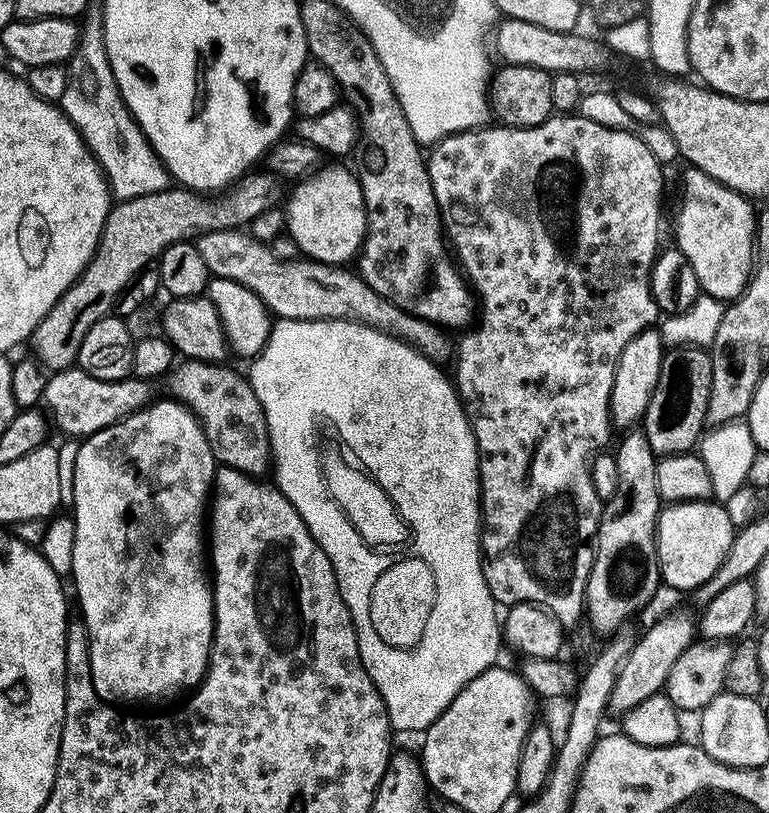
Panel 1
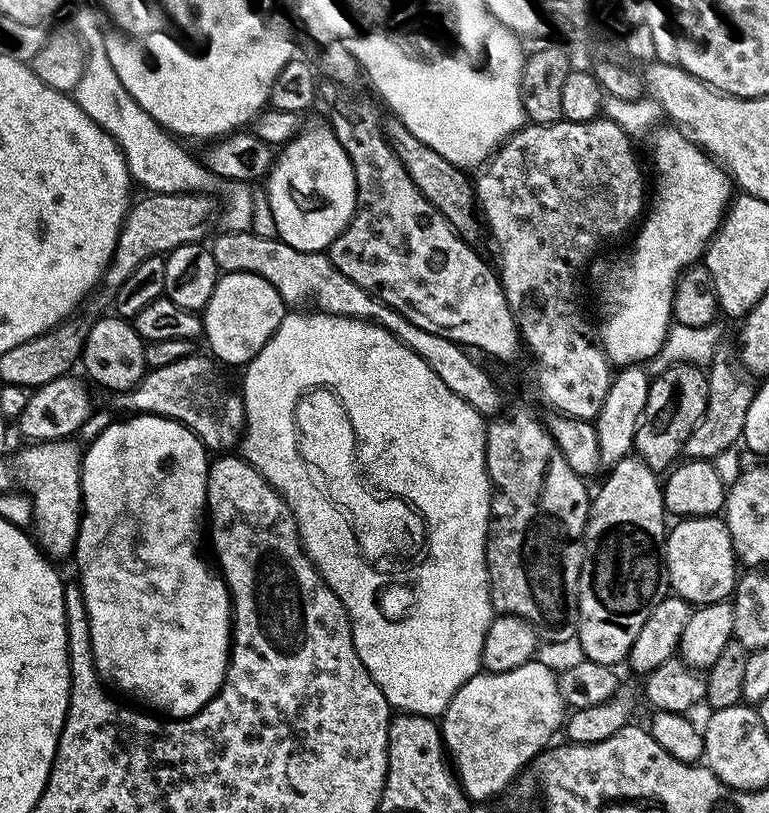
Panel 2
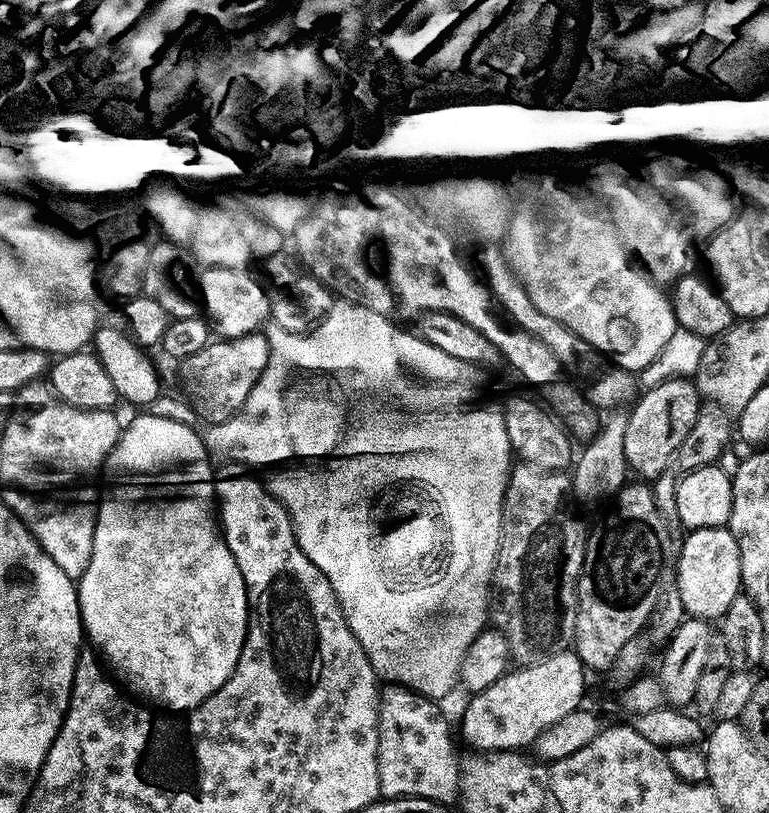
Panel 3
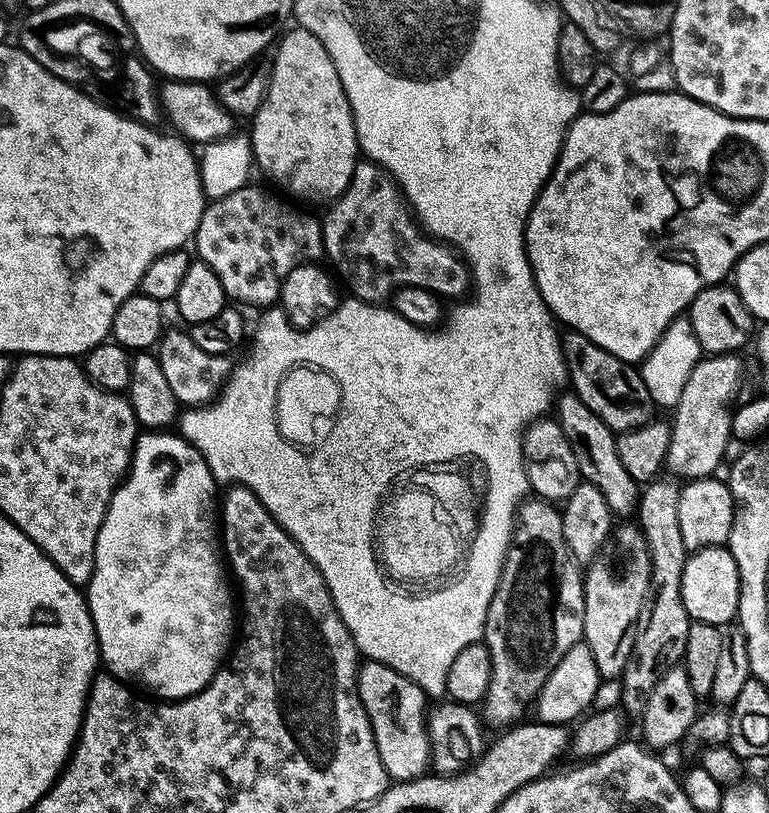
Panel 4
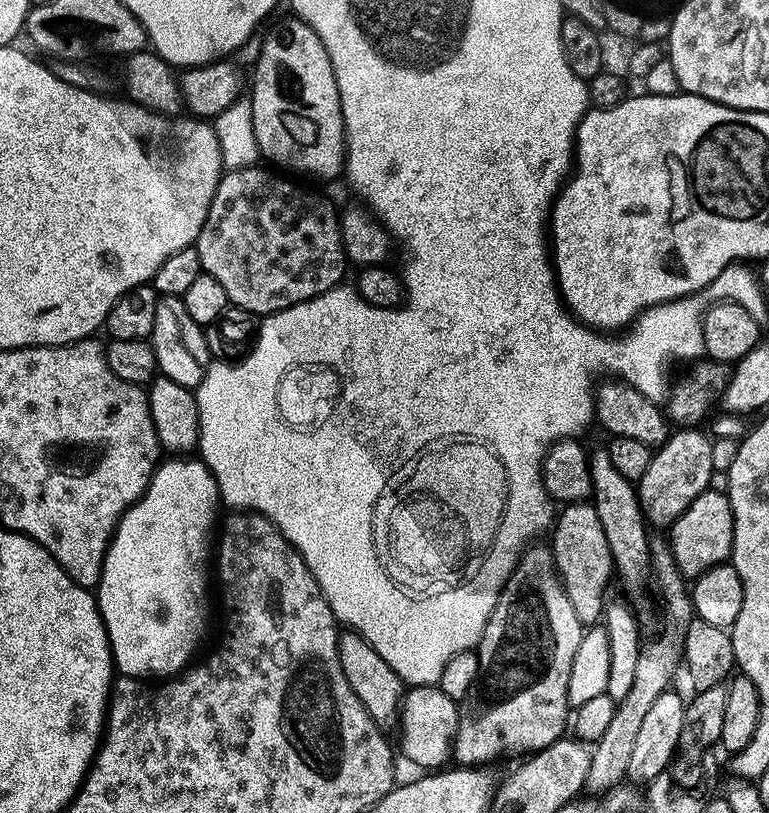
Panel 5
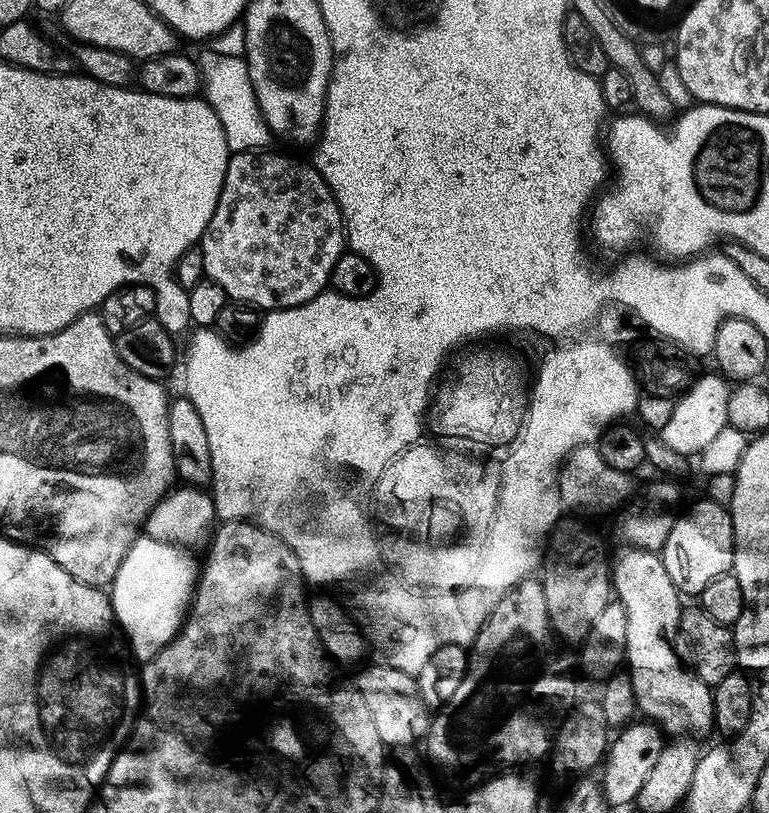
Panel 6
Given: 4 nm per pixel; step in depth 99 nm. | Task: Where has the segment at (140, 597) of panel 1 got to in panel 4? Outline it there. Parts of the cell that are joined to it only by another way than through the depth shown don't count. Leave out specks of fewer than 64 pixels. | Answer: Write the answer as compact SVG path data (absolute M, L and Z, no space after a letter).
M148 430L143 433L136 441L136 449L132 452L132 466L128 469L127 476L124 477L118 487L116 487L116 492L112 495L112 500L108 503L108 509L106 510L106 518L102 522L102 526L98 530L98 542L96 543L96 553L94 554L94 574L90 578L90 582L86 586L86 599L88 601L88 609L92 615L92 621L94 622L94 630L96 631L96 640L100 643L100 659L102 661L103 667L111 675L125 681L131 681L131 676L137 680L140 684L145 684L152 693L155 694L161 701L164 702L175 702L178 700L185 700L188 696L193 696L195 692L200 692L212 681L212 676L216 672L216 669L220 667L222 661L229 655L230 645L234 640L234 628L232 632L232 592L228 589L229 577L226 575L226 560L222 555L222 528L218 523L218 492L216 496L216 491L218 491L218 485L216 479L210 474L210 466L206 466L206 462L202 458L202 454L198 449L189 444L183 436L179 434L173 434L168 430Z

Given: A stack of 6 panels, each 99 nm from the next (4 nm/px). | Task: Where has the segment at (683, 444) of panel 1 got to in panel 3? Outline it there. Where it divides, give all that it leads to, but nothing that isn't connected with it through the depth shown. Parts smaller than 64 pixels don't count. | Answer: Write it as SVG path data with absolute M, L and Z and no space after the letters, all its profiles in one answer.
M657 386L639 393L638 399L631 405L626 422L626 438L622 438L624 462L629 473L637 472L639 479L651 482L666 470L674 450L682 446L682 438L690 434L694 422L702 411L701 401L691 387Z

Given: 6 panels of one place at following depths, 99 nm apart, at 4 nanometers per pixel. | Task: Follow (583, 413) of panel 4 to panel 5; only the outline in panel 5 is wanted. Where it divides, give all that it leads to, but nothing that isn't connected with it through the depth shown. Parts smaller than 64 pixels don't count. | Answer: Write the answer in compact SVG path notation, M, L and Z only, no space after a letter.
M600 450L600 452L592 452L590 456L590 465L591 465L591 474L592 474L592 493L591 499L594 501L596 506L596 513L598 514L598 522L602 522L602 530L606 530L606 542L610 546L610 554L612 555L612 563L614 565L615 571L618 573L619 579L620 576L624 579L624 588L628 592L640 592L644 588L644 580L646 584L646 577L650 572L650 565L652 563L652 551L648 549L648 542L650 539L650 533L644 529L646 527L646 519L644 517L644 512L640 508L639 494L637 492L637 485L631 480L622 478L622 474L618 474L618 470L614 470L614 466L610 462L610 454L606 450Z

